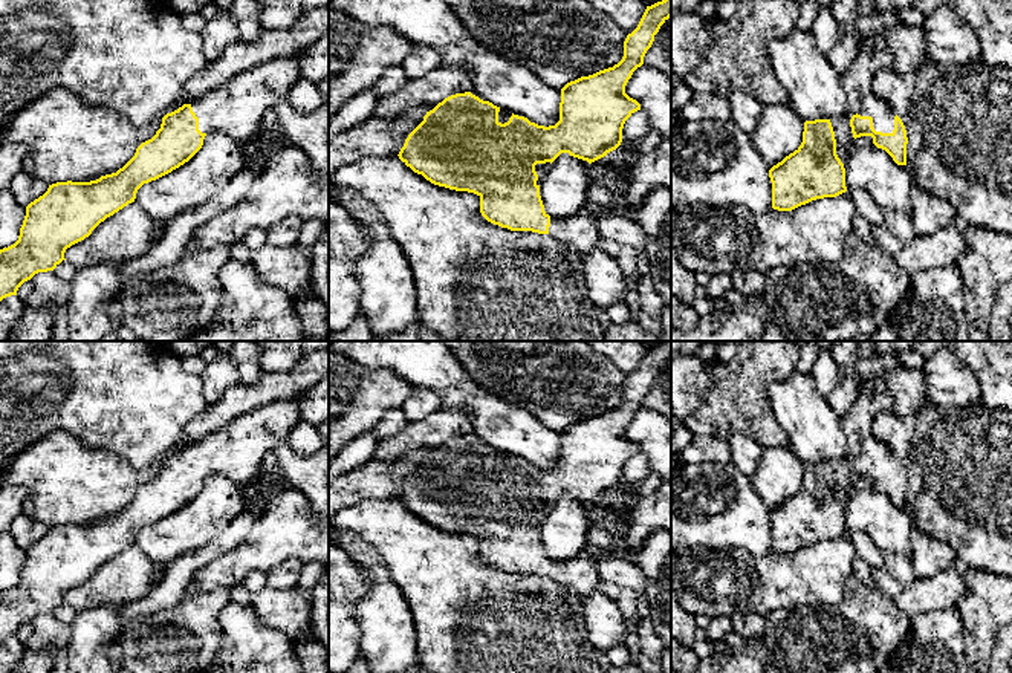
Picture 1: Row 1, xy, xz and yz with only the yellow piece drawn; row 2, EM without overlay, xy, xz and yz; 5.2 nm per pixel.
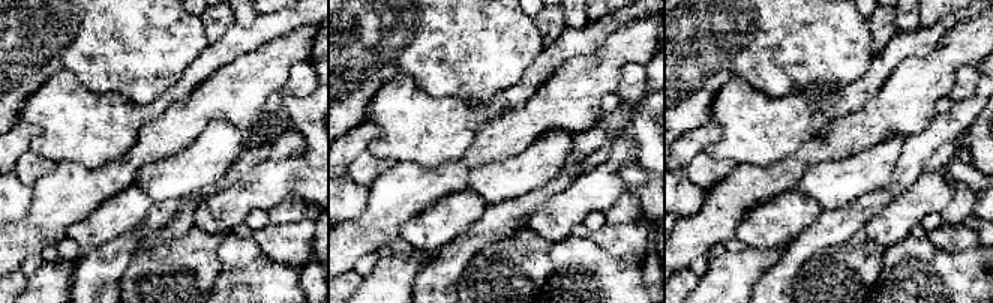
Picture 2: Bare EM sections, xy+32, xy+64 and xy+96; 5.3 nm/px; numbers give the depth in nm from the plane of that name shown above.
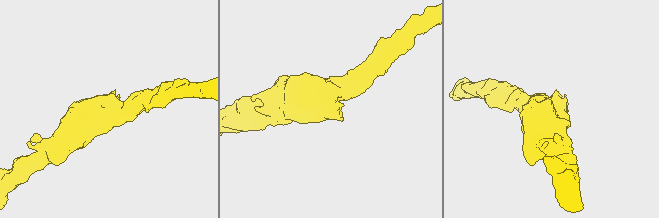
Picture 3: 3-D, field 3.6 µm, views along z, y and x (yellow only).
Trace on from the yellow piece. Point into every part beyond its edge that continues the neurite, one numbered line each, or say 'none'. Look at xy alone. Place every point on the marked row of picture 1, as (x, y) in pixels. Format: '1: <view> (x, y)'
1: xy (236, 107)

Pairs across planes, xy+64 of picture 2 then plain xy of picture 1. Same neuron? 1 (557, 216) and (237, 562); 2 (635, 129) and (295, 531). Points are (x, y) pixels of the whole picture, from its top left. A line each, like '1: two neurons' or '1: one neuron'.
1: one neuron
2: two neurons

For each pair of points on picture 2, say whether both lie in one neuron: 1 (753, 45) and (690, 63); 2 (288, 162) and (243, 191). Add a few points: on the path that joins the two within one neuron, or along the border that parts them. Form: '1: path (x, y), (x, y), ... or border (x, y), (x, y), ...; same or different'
1: path (738, 44), (711, 44), (705, 50); same
2: path (278, 173), (263, 188), (254, 191); same

